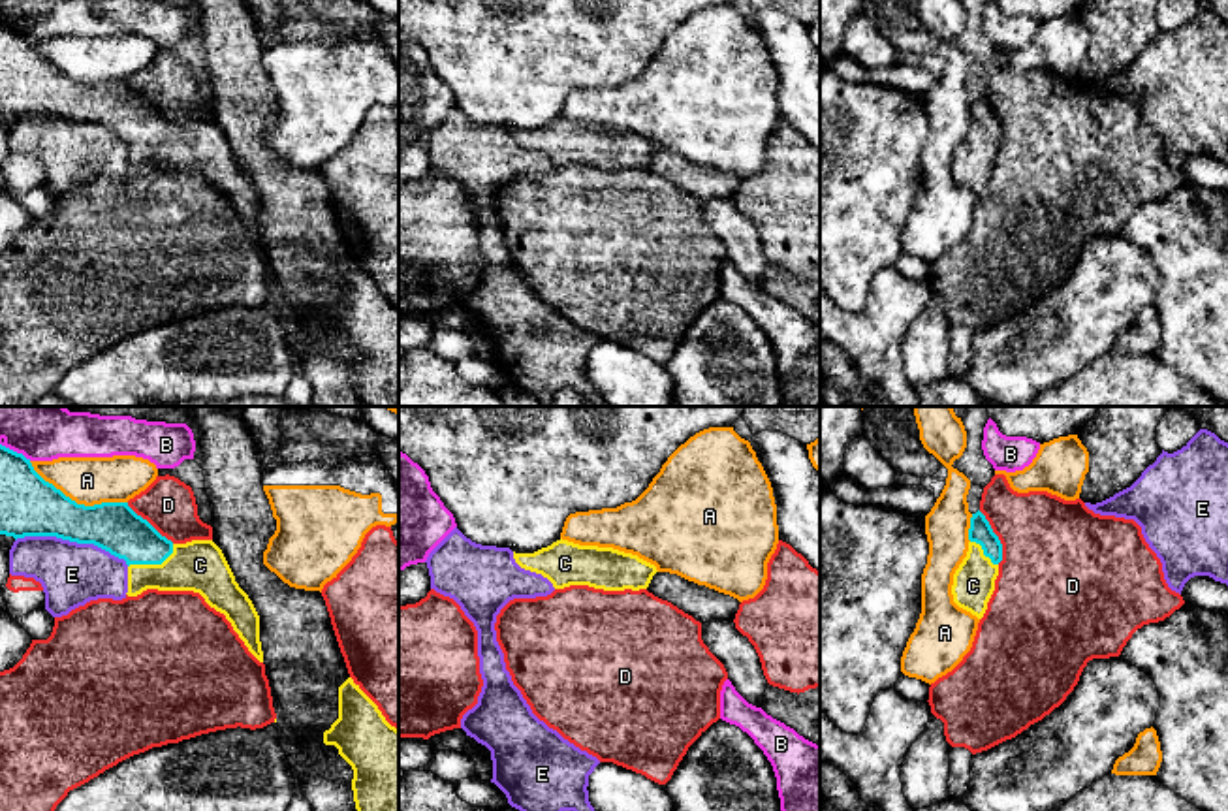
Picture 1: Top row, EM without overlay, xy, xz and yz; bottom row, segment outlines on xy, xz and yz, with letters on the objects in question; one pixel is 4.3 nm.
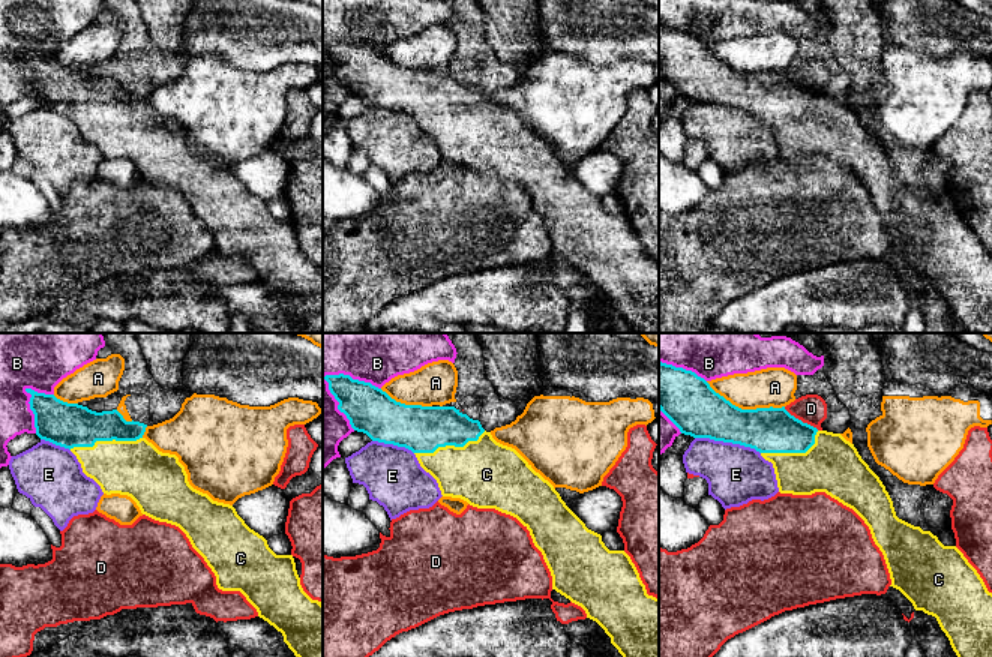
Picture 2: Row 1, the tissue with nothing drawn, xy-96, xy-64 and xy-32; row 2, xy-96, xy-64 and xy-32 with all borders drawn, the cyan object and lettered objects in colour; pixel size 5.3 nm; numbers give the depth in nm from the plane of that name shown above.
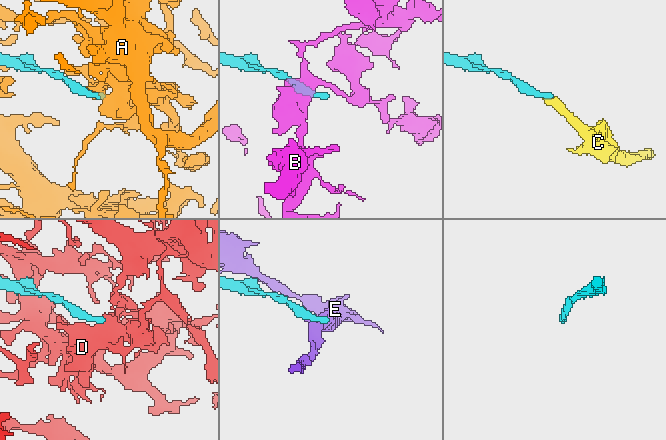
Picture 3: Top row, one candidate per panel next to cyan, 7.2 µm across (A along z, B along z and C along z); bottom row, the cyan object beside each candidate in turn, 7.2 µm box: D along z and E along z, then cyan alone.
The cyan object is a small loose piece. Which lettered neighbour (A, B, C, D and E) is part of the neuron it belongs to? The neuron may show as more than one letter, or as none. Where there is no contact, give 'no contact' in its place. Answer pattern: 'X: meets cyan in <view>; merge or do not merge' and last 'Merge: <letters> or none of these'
A: meets cyan in xy; do not merge
B: meets cyan in xy; do not merge
C: meets cyan in xy; merge
D: meets cyan in yz; do not merge
E: meets cyan in xy; do not merge
Merge: C

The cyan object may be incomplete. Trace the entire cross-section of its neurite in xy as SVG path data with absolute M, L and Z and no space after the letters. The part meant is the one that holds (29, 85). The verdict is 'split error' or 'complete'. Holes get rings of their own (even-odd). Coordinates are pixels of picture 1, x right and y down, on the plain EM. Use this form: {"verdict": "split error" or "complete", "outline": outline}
{"verdict": "split error", "outline": "M0 23L0 113L94 122L128 143L128 175L147 167L194 169L224 192L263 241L260 194L213 119L173 122L128 81L77 83L45 60L30 38Z"}

